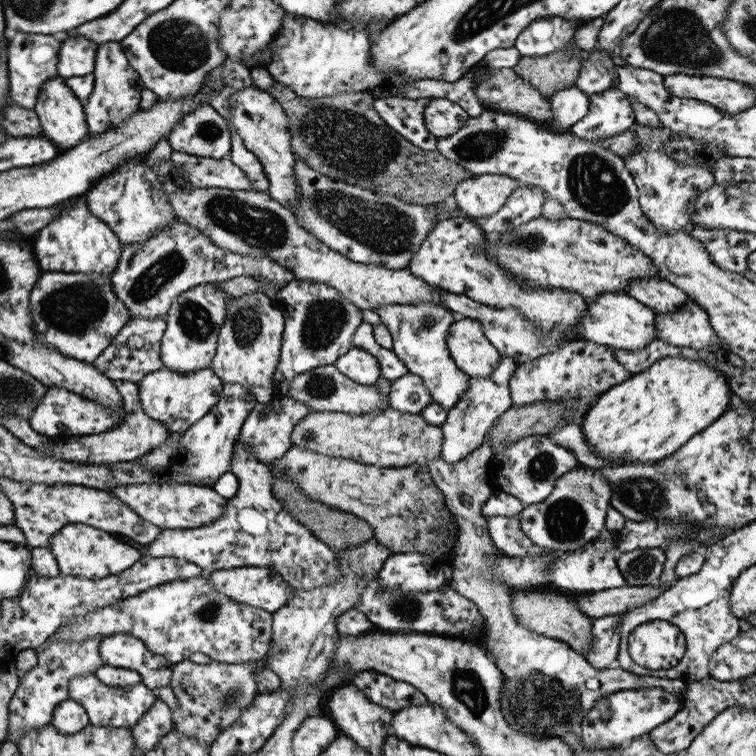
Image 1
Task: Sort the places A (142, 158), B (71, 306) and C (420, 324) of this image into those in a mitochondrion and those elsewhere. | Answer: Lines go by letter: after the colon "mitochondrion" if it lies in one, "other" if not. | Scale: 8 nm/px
A: other
B: mitochondrion
C: mitochondrion

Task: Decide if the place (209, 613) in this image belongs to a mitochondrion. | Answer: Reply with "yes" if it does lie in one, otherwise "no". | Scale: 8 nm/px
yes

